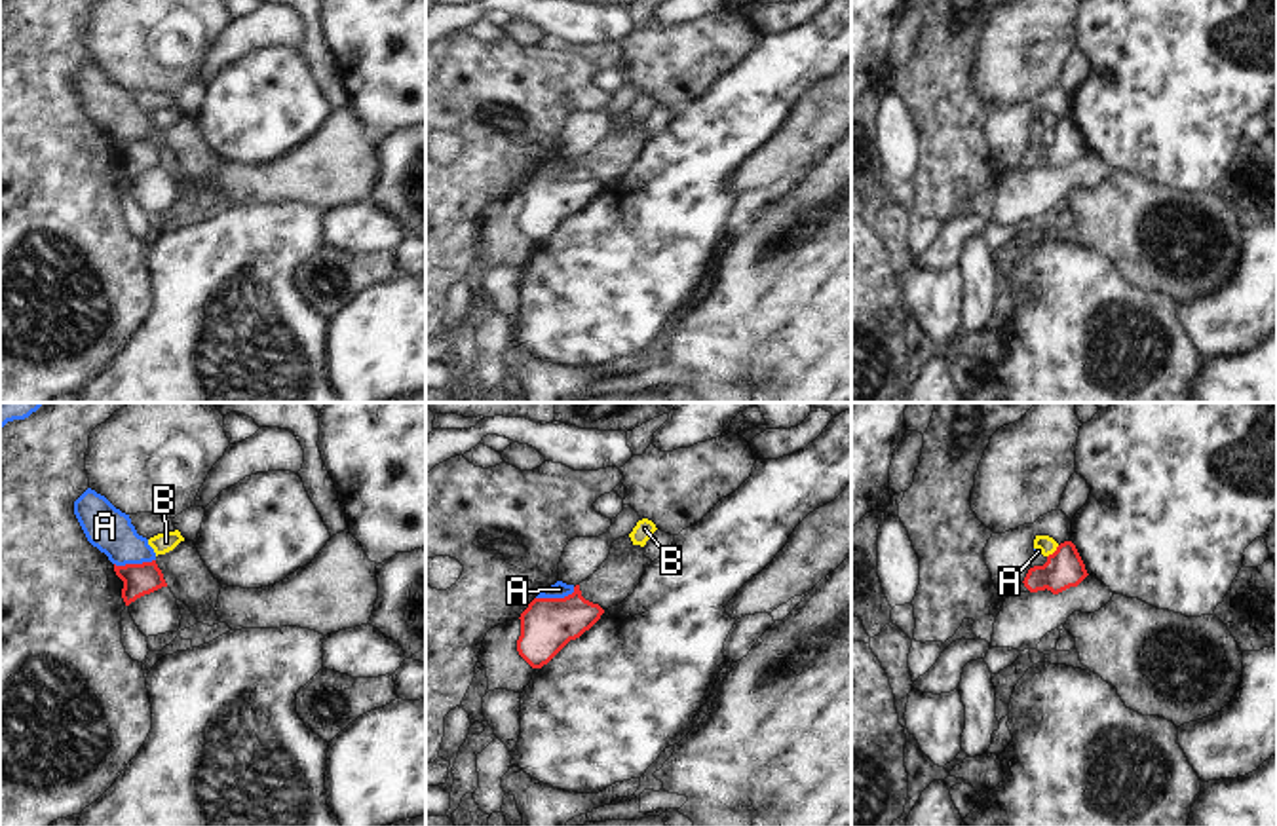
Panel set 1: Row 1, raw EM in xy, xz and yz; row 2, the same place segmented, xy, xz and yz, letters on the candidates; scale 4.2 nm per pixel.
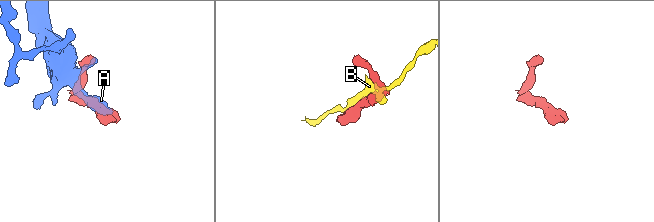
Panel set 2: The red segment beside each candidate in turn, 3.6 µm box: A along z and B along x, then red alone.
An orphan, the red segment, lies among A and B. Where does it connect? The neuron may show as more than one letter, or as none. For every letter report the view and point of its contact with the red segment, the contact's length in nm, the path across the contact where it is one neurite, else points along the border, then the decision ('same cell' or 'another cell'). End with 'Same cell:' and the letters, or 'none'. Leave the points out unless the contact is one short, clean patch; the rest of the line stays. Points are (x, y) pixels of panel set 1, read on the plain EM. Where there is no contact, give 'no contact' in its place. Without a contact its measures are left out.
A: contact xz (555, 173); length 180 nm; border xz (574, 162), (563, 171), (536, 173); another cell
B: contact yz (1055, 126); length 80 nm; another cell
Same cell: none

